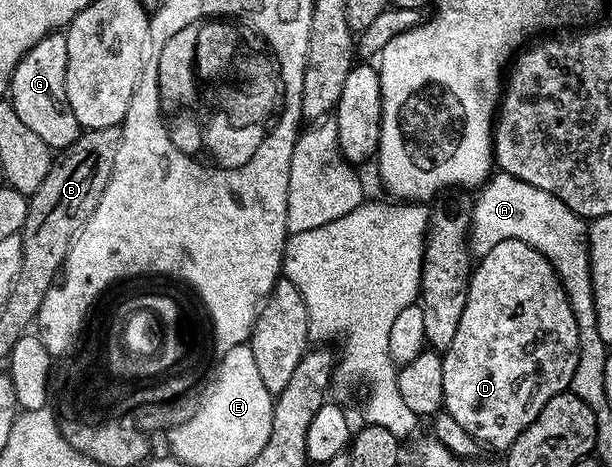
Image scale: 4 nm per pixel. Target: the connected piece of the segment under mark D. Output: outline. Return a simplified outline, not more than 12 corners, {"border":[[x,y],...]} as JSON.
{"border":[[523,241],[473,266],[445,412],[509,450],[576,375],[558,272]]}

